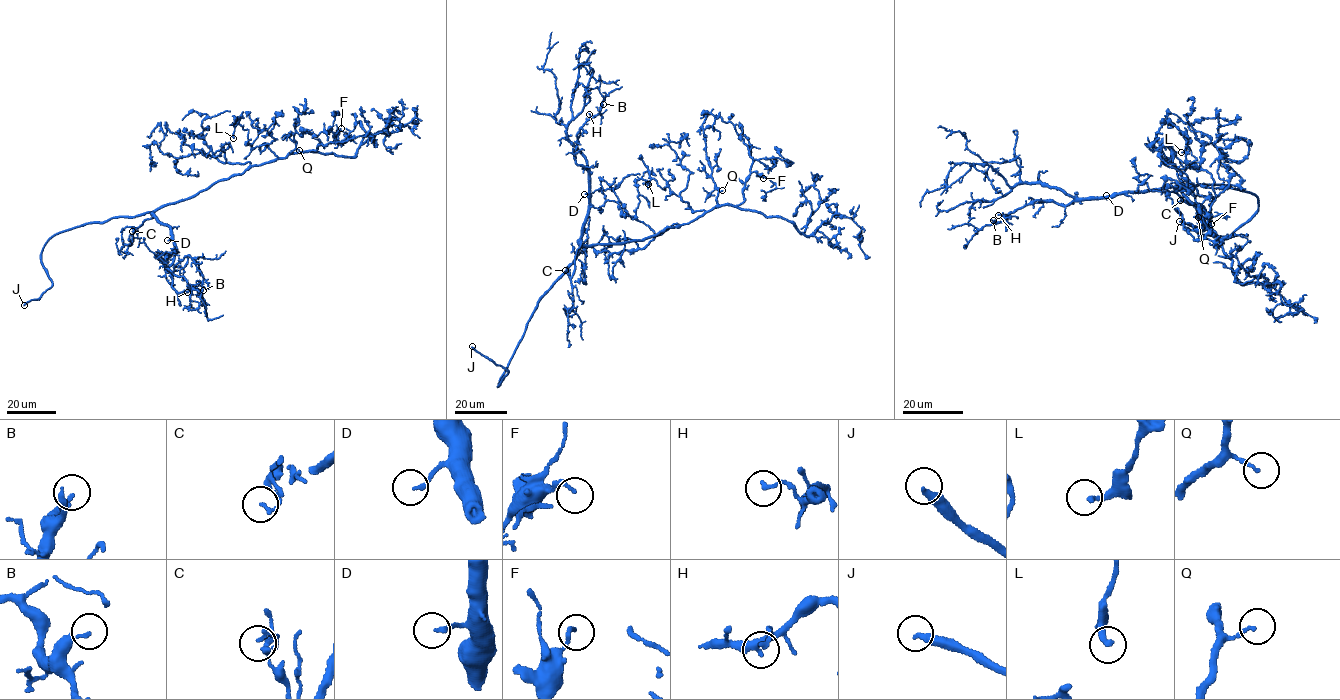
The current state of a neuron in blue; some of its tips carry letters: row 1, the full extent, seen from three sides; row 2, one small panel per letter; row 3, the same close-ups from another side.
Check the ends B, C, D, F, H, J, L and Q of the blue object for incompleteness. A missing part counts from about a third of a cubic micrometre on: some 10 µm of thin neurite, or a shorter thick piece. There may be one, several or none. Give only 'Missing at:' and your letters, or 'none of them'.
Missing at: B, J

